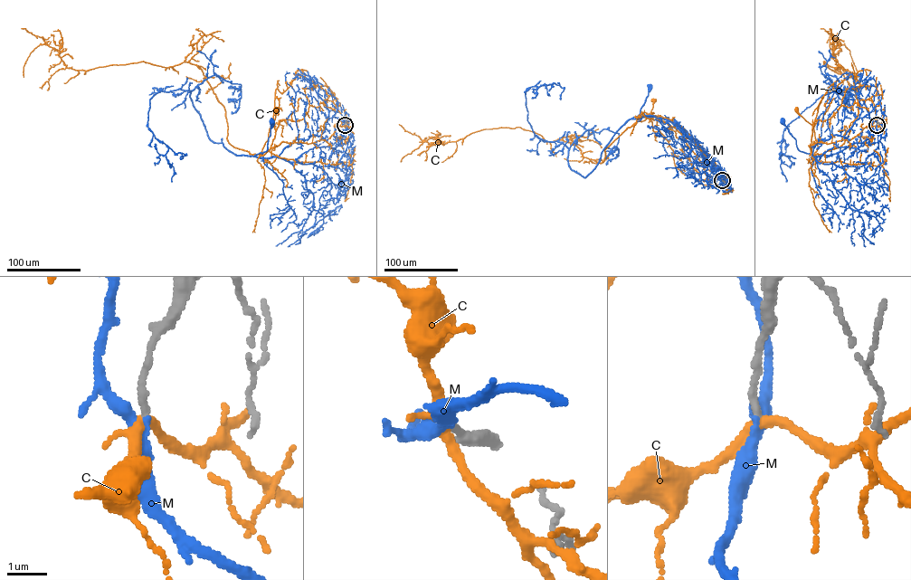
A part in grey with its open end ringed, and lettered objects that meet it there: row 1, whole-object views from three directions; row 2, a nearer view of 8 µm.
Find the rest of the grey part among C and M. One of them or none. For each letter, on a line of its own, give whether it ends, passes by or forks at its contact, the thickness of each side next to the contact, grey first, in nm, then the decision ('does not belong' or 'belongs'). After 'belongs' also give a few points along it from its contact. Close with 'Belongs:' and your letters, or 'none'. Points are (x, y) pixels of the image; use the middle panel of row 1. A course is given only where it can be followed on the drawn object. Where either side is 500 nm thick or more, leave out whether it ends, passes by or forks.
C: it forks; calibres 170 and 220 nm; does not belong
M: it passes by; calibres 170 and 280 nm; belongs; course (722, 180), (728, 185), (709, 156), (679, 128), (659, 118), (632, 118), (640, 113), (650, 86)
Belongs: M

